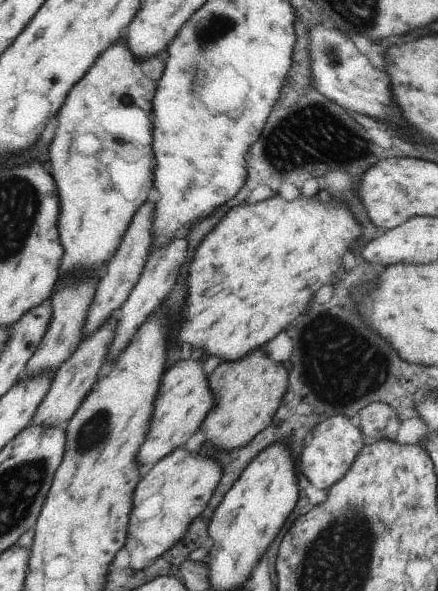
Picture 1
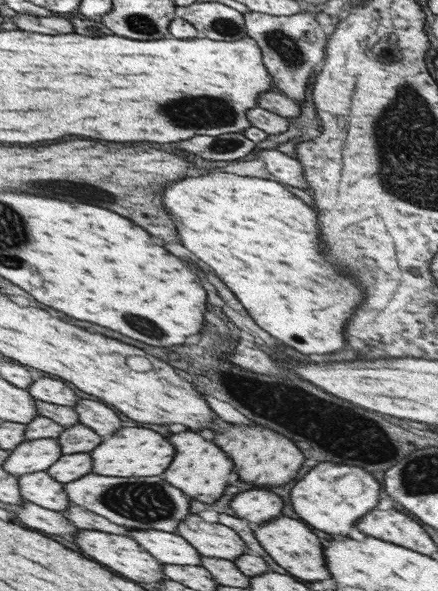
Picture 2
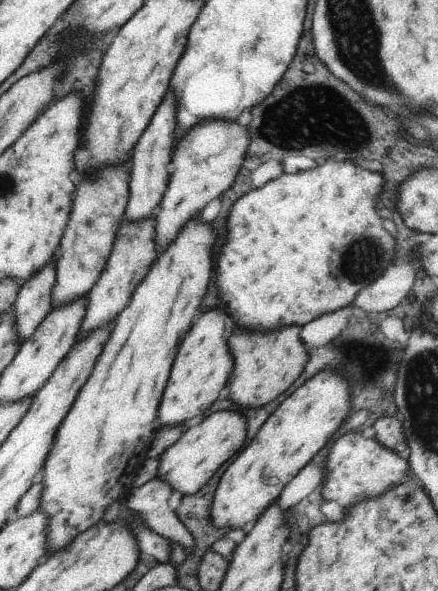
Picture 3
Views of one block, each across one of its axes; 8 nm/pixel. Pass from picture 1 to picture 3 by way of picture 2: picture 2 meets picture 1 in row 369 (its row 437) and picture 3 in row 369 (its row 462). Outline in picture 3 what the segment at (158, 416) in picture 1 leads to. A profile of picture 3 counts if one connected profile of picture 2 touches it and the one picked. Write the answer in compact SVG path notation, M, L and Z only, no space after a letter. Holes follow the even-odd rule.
M208 310L202 314L202 318L198 318L194 330L186 334L186 342L182 342L182 354L178 354L178 362L174 362L174 378L170 378L170 386L166 386L166 398L162 398L160 422L164 426L174 427L186 418L204 415L220 392L224 392L222 388L228 382L234 366L226 342L226 320L226 312Z

